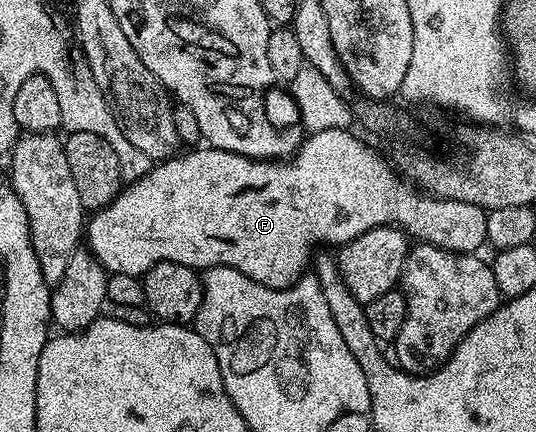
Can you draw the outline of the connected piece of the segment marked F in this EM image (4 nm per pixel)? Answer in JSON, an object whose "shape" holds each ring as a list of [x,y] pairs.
{"shape":[[[331,129],[320,133],[312,133],[295,150],[290,159],[256,159],[210,147],[195,147],[190,151],[183,151],[187,153],[180,152],[178,155],[168,157],[167,160],[160,160],[141,179],[130,182],[126,187],[123,187],[119,194],[112,199],[111,205],[107,205],[103,209],[96,209],[90,214],[85,225],[86,248],[92,257],[96,257],[103,264],[103,268],[107,270],[108,274],[120,273],[121,275],[133,275],[142,278],[143,274],[149,271],[149,267],[153,267],[162,261],[188,265],[189,268],[196,271],[211,269],[215,265],[224,265],[230,269],[241,271],[241,275],[245,275],[270,289],[289,289],[300,277],[304,276],[312,264],[313,254],[316,252],[315,244],[318,241],[323,244],[323,247],[327,247],[327,244],[342,247],[345,243],[357,239],[357,235],[382,225],[402,227],[412,238],[418,239],[420,242],[435,245],[439,249],[451,249],[455,253],[475,253],[479,251],[479,248],[484,248],[484,234],[482,232],[471,233],[472,206],[465,204],[463,201],[444,201],[437,197],[424,195],[418,188],[408,184],[396,172],[393,165],[393,170],[391,170],[390,163],[382,161],[377,150],[370,149],[365,142],[358,141],[351,133],[353,132],[347,129]]]}

